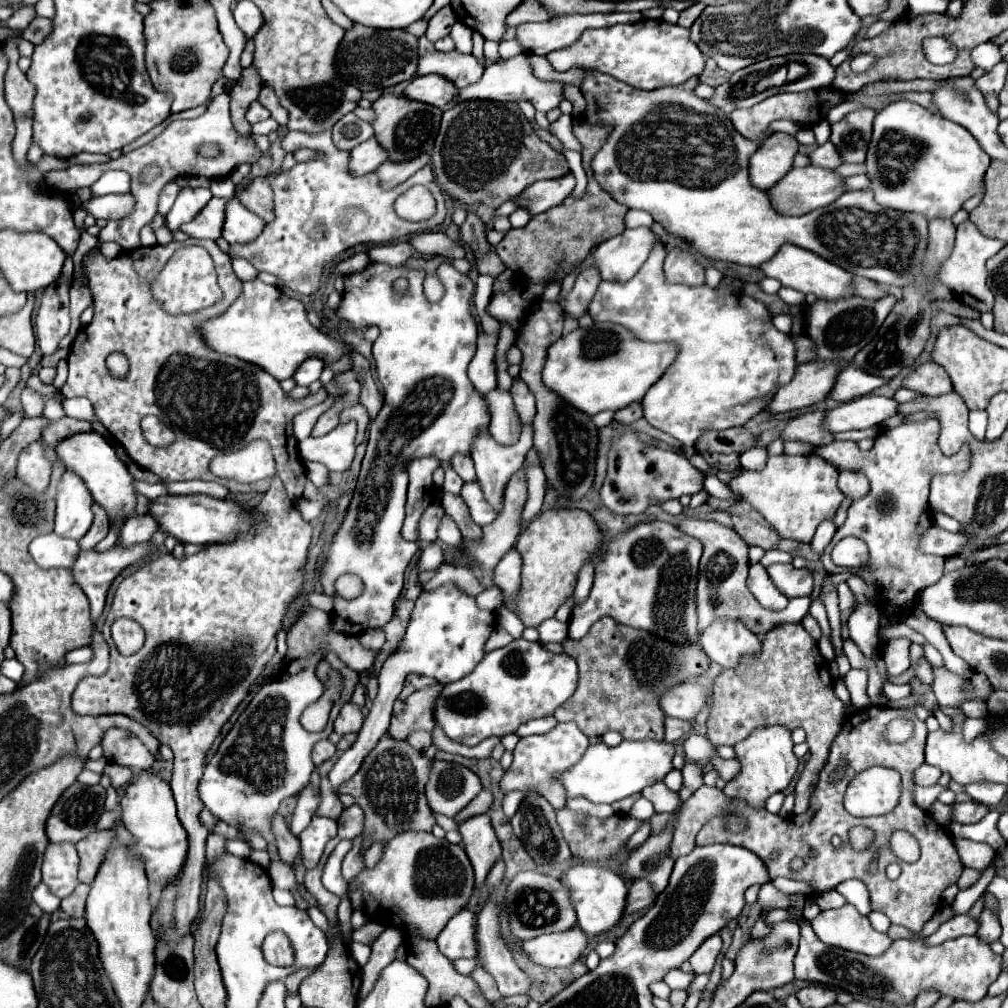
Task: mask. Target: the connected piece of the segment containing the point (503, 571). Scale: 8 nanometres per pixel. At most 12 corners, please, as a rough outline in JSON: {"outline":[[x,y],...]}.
{"outline":[[511,549],[495,567],[493,583],[507,605],[521,589],[521,559]]}

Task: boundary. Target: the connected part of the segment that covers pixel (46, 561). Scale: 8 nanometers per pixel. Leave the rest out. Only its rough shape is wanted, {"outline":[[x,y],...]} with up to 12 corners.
{"outline":[[47,533],[29,553],[43,569],[71,569],[81,549],[75,539]]}

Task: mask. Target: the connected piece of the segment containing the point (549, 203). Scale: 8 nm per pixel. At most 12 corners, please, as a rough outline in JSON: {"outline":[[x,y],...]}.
{"outline":[[573,173],[537,181],[521,193],[533,215],[559,205],[575,187]]}

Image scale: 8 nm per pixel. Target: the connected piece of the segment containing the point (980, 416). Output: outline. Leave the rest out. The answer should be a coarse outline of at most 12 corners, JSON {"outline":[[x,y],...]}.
{"outline":[[969,411],[969,430],[979,441],[985,440],[988,414]]}

